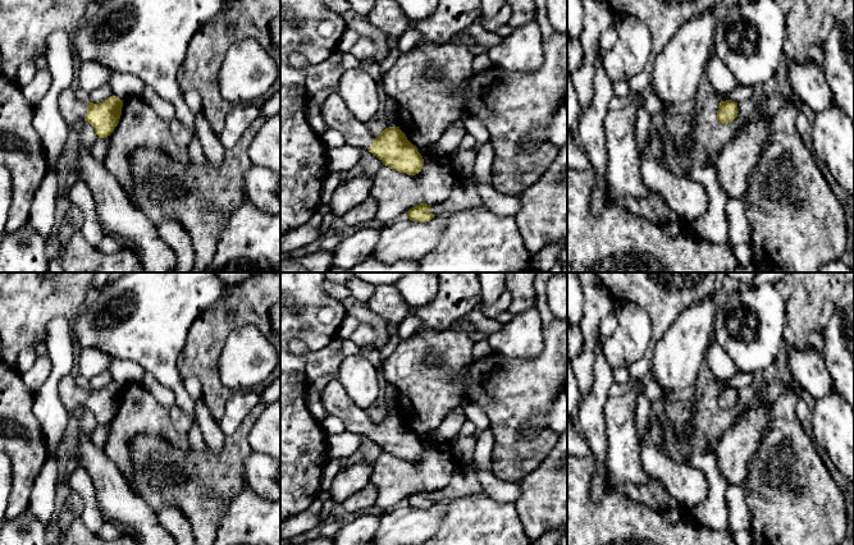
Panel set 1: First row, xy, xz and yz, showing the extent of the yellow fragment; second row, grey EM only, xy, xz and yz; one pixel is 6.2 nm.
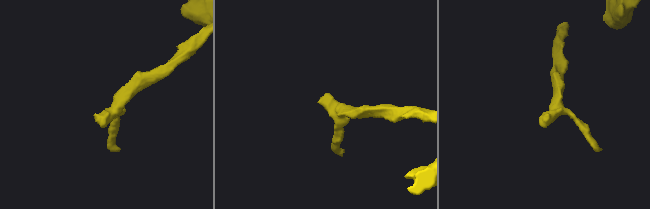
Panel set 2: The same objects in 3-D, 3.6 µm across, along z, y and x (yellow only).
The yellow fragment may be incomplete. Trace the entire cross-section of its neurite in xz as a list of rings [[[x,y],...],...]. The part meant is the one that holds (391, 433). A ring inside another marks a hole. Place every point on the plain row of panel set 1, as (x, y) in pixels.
[[[338,376],[328,381],[320,399],[329,415],[343,421],[346,431],[369,436],[383,452],[399,459],[416,462],[421,458],[424,445],[399,413],[385,415],[378,423],[374,423],[366,411],[355,404]]]

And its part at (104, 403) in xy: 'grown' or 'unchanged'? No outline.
grown

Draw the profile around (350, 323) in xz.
[[[346,315],[344,320],[341,322],[338,331],[337,331],[337,339],[344,340],[348,339],[348,336],[353,333],[353,330],[360,325],[360,320],[357,316]]]

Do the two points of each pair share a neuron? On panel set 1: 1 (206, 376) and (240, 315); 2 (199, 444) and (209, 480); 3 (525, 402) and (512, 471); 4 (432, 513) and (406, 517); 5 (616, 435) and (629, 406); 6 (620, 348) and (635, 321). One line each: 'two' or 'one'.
1: one
2: two
3: one
4: one
5: one
6: one

